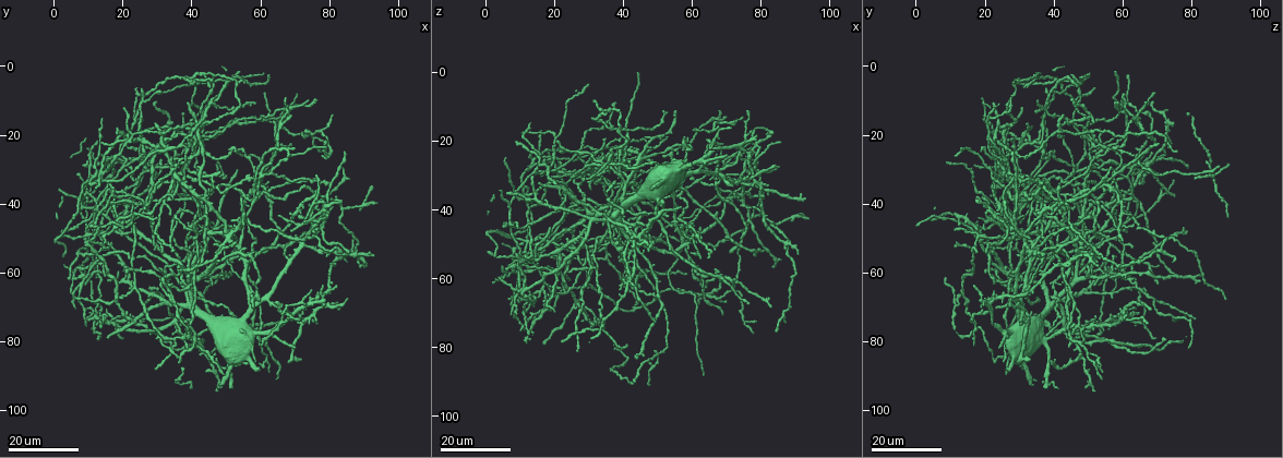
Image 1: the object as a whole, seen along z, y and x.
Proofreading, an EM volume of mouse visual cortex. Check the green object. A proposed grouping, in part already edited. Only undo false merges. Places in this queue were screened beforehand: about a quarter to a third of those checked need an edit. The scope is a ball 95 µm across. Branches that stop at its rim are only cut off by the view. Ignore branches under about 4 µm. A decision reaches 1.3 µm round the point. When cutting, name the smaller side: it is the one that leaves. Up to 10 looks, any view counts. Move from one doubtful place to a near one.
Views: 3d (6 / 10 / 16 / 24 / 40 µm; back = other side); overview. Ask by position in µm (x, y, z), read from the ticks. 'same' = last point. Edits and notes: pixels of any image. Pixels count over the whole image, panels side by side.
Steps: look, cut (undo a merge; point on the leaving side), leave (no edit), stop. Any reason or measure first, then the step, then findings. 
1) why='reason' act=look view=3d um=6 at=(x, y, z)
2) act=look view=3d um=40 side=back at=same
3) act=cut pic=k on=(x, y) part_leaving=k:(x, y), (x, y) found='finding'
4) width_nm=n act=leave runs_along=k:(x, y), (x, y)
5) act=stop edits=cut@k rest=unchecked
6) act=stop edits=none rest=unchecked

why='three arms meet' act=look view=3d um=24 at=(79.0, 42.5, 21.0)

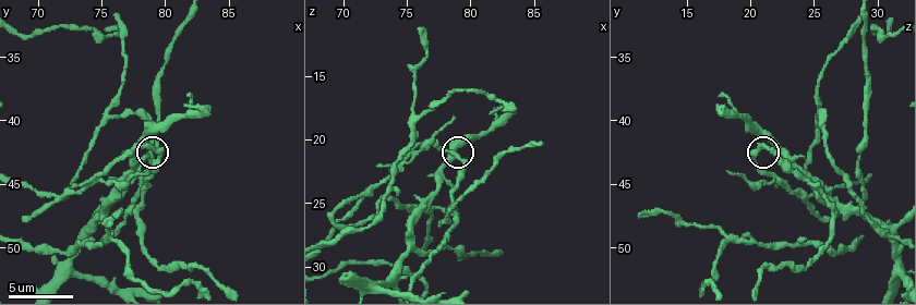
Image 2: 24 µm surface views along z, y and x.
act=look view=3d um=10 at=(78.8, 42.0, 21.0)

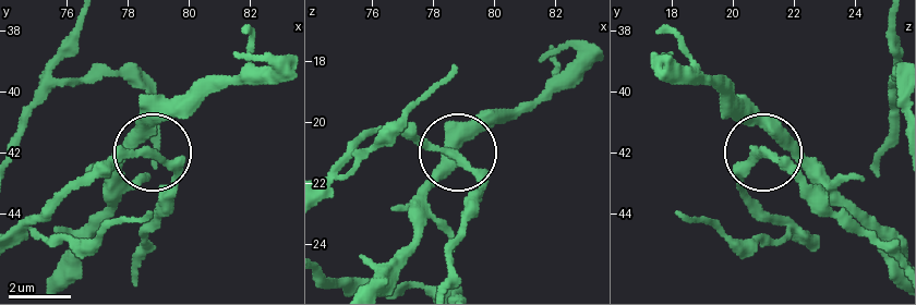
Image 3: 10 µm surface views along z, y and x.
act=look view=3d um=10 side=back at=(78.7, 42.0, 21.0)

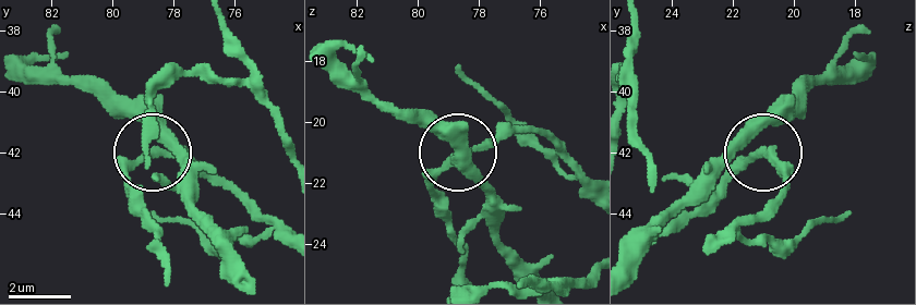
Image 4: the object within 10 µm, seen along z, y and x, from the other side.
width_nm=190 act=leave runs_along=4:(250, 272), (197, 218), (171, 147), (132, 171), (132, 199) found='one cell here'

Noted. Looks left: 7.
why='arms part here' act=look view=3d um=24 at=(64.0, 16.5, 64.0)

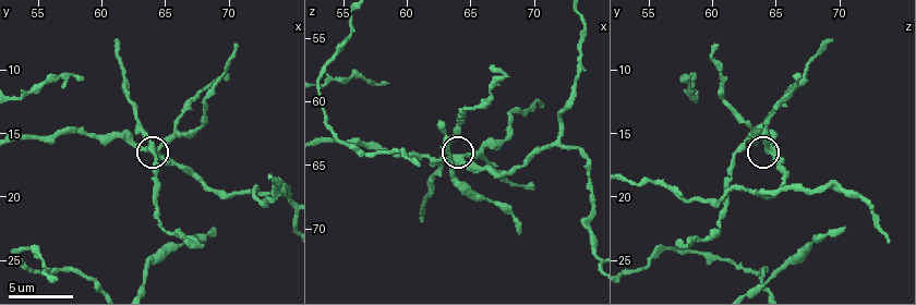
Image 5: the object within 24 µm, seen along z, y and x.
act=look view=3d um=6 at=(64.6, 16.4, 64.2)

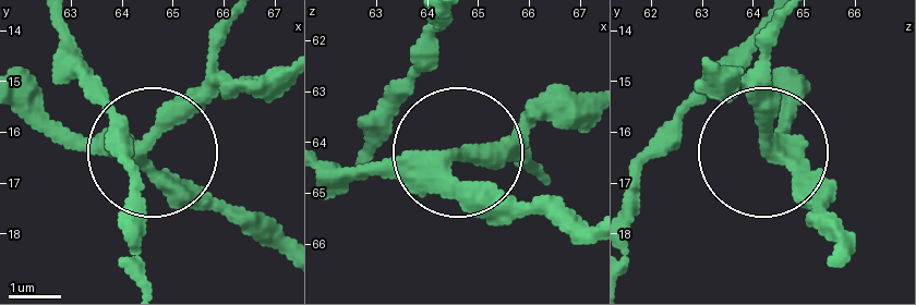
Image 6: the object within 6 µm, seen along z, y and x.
arms=3 act=leave runs_along=6:(17, 101), (143, 149), (221, 71) found='one cell here'

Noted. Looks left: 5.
why='branch point' act=look view=3d um=24 at=(20.5, 28.5, 45.5)

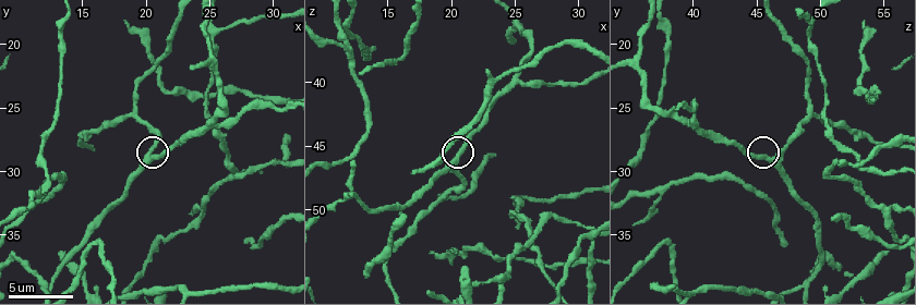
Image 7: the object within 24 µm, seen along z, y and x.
why='zoom in' act=look view=3d um=6 at=(20.4, 29.0, 46.4)

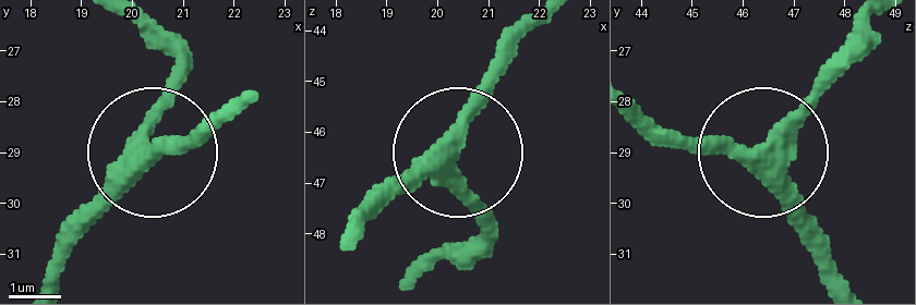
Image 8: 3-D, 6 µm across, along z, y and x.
act=look view=3d um=6 side=back at=(20.30, 29.00, 46.25)

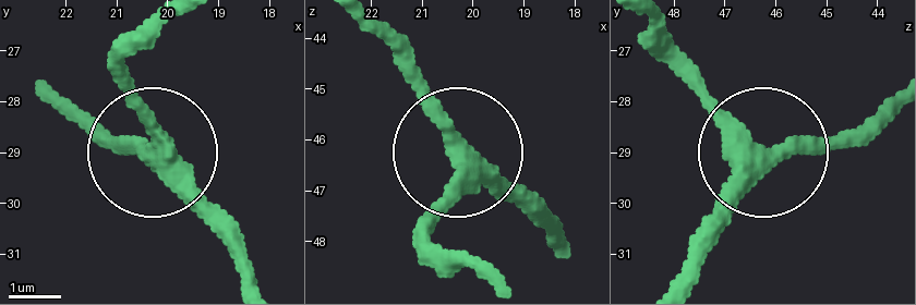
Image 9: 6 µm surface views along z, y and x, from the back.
width_nm=340 act=leave found='one cell here'

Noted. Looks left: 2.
why='four arms meet' act=look view=3d um=16 at=(15.0, 31.5, 24.5)

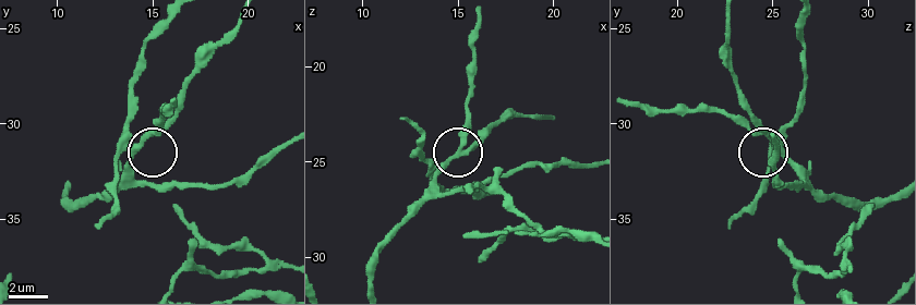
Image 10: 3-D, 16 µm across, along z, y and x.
act=look view=3d um=6 at=(14.2, 31.1, 25.2)

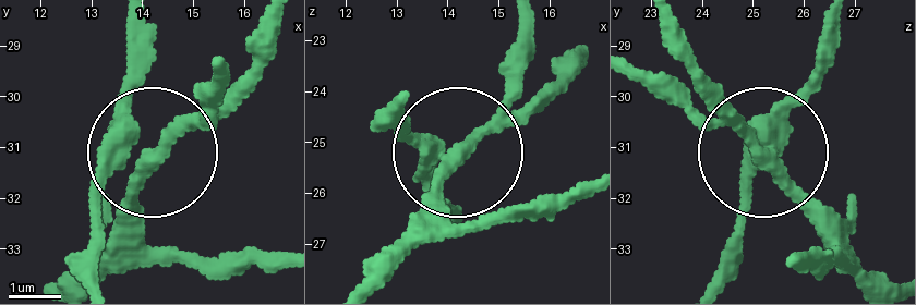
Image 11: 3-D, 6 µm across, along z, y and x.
width_nm=320 act=leave runs_along=11:(68, 282), (111, 230), (137, 166), (133, 52) found='all the same cell'

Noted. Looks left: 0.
act=stop edits=none rest=unchecked

